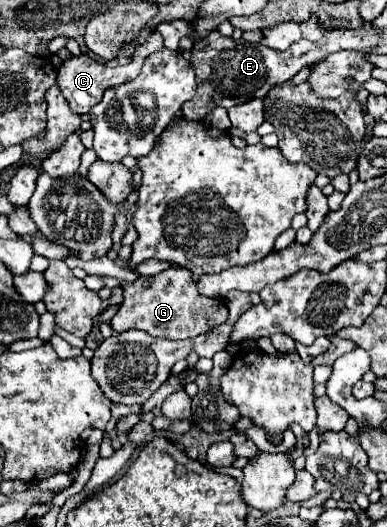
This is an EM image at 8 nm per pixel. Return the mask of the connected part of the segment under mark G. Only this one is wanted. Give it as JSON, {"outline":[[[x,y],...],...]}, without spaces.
{"outline":[[[172,267],[154,277],[138,277],[132,283],[124,283],[126,295],[118,313],[110,325],[114,333],[140,329],[156,339],[192,339],[196,335],[214,329],[228,319],[228,307],[224,299],[210,299],[198,293],[194,277],[188,269]]]}

